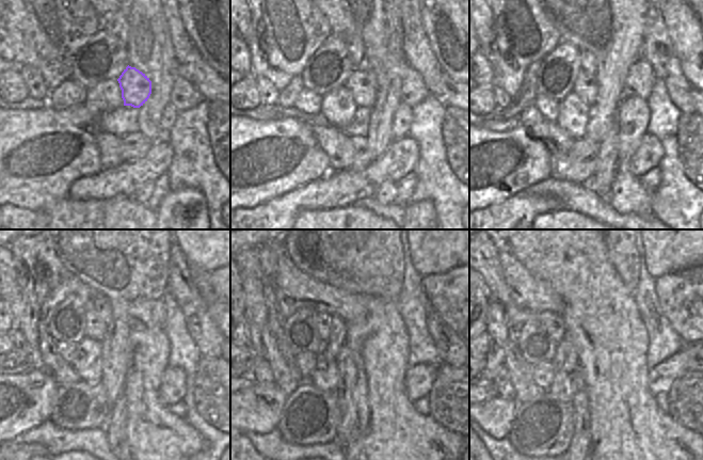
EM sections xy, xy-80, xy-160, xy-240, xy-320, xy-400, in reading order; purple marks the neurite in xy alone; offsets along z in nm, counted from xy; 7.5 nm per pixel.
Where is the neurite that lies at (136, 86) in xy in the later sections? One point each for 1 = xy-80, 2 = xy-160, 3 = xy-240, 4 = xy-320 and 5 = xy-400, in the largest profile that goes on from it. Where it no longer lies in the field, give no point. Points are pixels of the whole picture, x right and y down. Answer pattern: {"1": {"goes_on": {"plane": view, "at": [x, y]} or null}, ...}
{"1": {"goes_on": {"plane": "xy-80", "at": [363, 85]}}, "2": {"goes_on": {"plane": "xy-160", "at": [585, 85]}}, "3": {"goes_on": {"plane": "xy-240", "at": [96, 327]}}, "4": {"goes_on": {"plane": "xy-320", "at": [322, 319]}}, "5": {"goes_on": {"plane": "xy-400", "at": [553, 322]}}}

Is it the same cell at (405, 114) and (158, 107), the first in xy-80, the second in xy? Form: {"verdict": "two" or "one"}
{"verdict": "two"}

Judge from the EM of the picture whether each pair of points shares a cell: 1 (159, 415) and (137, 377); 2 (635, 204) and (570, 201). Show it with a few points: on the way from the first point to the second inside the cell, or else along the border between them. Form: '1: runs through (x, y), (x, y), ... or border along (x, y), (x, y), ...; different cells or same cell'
1: runs through (149, 406), (141, 395), (141, 386); same cell
2: border along (608, 203), (622, 213), (632, 212); different cells

